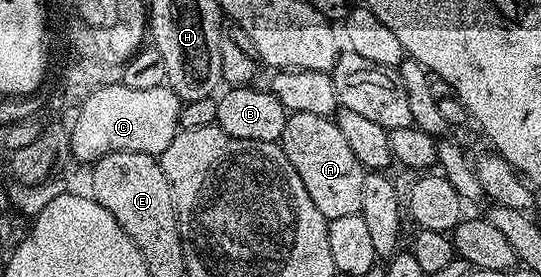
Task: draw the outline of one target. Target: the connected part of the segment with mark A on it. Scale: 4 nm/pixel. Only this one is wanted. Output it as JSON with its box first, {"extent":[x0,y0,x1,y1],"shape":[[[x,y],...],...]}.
{"extent":[281,113,365,221],"shape":[[[291,113],[285,123],[281,144],[293,171],[301,175],[313,207],[321,211],[328,221],[342,219],[344,215],[361,213],[361,189],[365,170],[363,164],[353,155],[353,147],[345,140],[345,135],[335,126],[331,117]]]}

